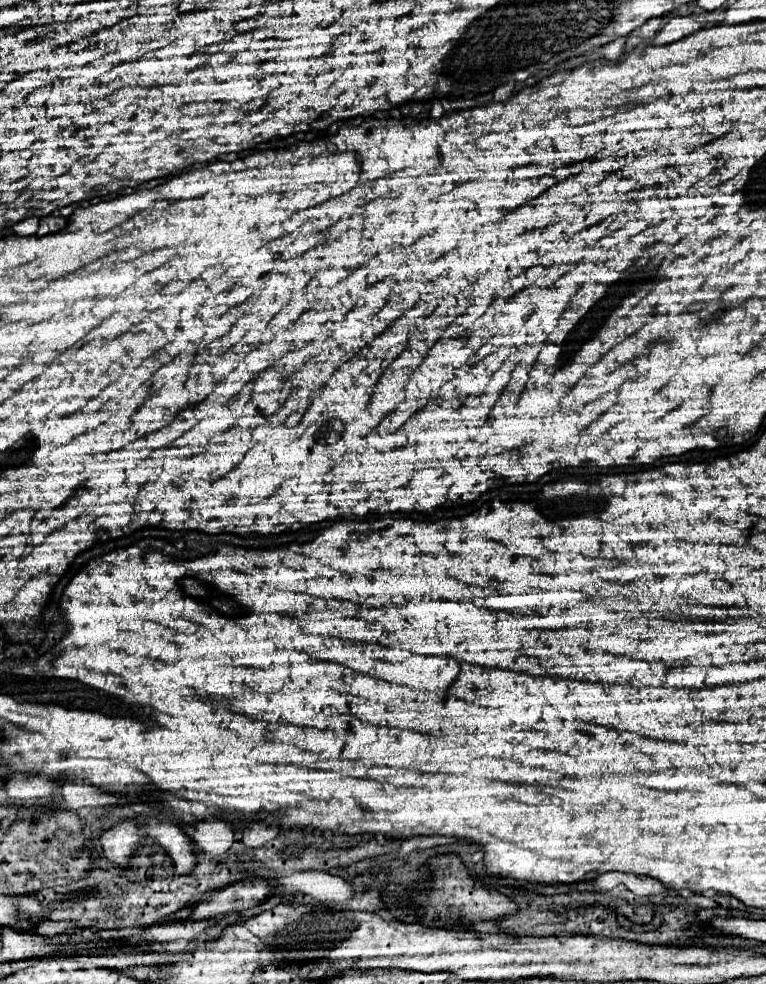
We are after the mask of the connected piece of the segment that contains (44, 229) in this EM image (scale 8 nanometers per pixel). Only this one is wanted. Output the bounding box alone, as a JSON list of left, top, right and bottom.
[36,216,67,236]

